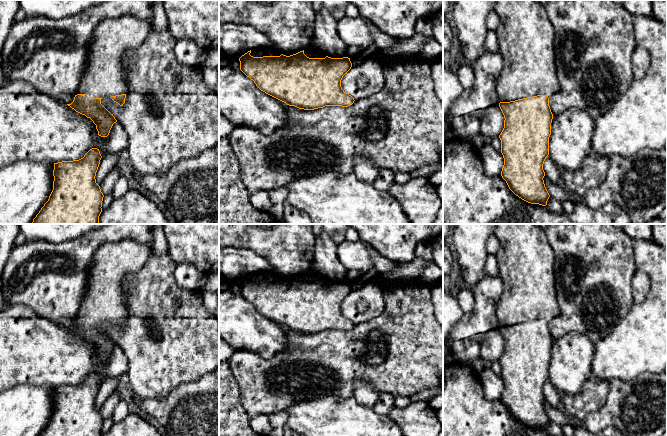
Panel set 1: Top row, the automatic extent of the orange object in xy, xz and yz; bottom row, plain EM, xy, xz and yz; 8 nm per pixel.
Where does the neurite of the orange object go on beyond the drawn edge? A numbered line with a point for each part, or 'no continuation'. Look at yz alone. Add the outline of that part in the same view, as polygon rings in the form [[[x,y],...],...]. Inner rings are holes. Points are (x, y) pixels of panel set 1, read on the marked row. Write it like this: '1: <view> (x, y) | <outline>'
1: yz (526, 35) | [[[497,0],[494,7],[499,16],[496,30],[498,52],[504,59],[496,91],[500,102],[510,102],[537,95],[551,97],[559,90],[555,70],[555,29],[544,6],[538,0]]]

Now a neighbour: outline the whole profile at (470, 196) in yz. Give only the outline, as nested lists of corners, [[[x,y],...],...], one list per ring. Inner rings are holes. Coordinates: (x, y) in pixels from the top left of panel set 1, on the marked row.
[[[454,136],[443,142],[443,224],[631,224],[631,218],[615,202],[598,210],[576,202],[571,214],[555,213],[546,206],[528,203],[509,189],[501,175],[488,176],[480,151]]]

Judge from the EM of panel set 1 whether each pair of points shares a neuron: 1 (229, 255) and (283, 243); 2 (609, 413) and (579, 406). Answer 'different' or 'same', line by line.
1: different
2: different

